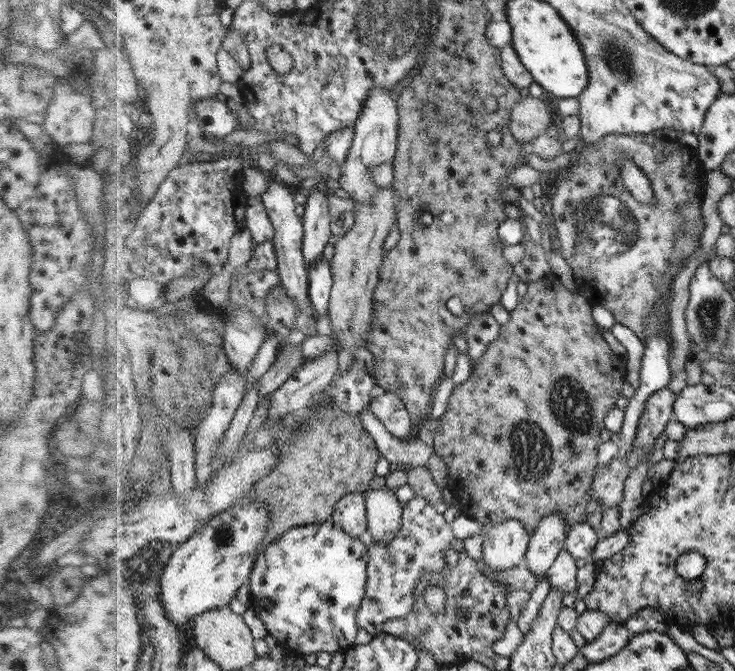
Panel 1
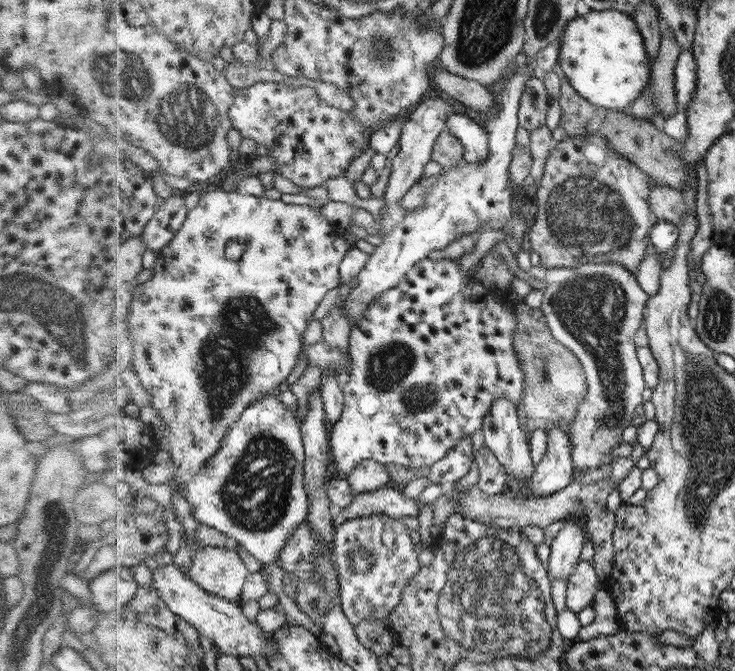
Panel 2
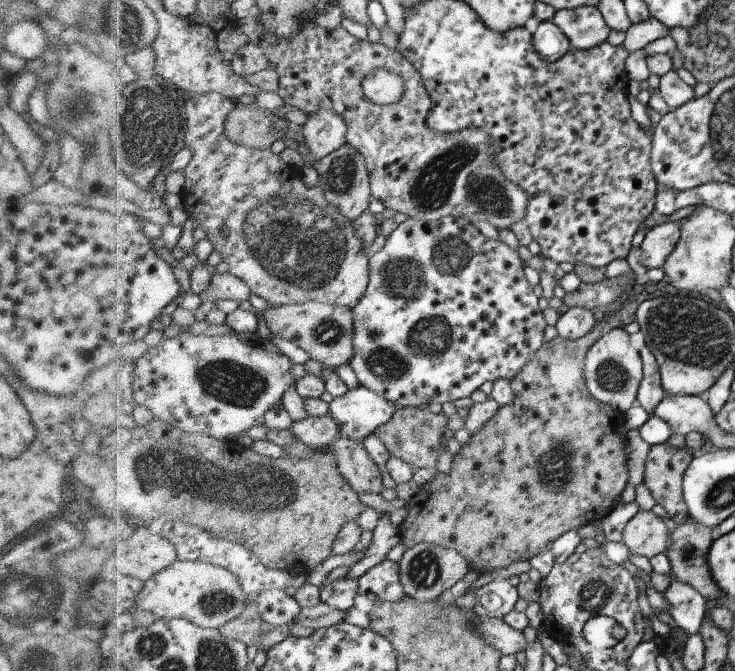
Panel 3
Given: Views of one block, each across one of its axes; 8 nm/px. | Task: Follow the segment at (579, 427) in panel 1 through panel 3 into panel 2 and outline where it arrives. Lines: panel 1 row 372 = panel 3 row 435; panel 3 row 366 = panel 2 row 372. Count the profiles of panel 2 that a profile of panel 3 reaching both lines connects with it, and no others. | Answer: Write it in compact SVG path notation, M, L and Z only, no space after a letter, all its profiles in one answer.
M517 303L513 308L516 330L515 354L518 354L524 373L524 396L517 416L522 431L532 437L535 430L546 432L560 427L568 429L579 416L580 404L587 397L587 381L579 358L550 332L544 311L526 303Z

